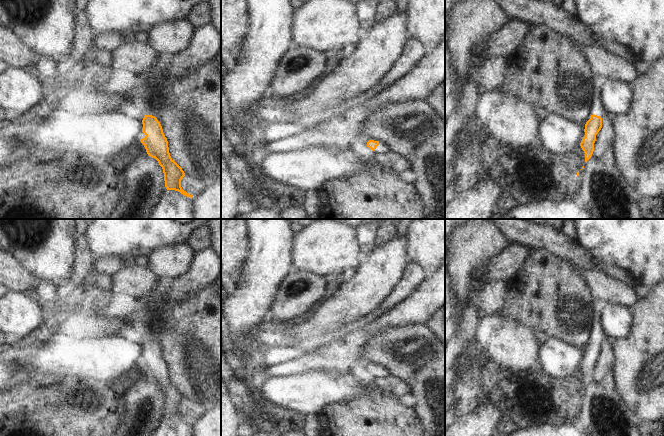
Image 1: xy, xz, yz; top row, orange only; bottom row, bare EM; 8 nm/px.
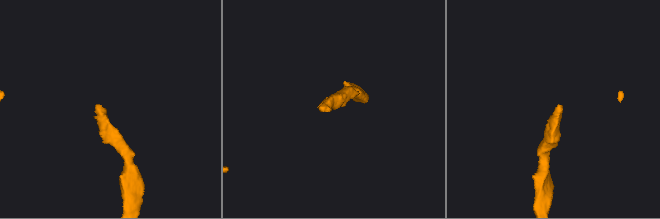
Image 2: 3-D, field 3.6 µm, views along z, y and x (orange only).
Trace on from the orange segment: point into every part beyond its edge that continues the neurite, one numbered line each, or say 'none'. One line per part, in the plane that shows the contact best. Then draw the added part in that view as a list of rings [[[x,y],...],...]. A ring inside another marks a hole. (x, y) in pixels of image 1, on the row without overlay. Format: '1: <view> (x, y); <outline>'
1: yz (596, 332); [[[595,312],[594,319],[591,324],[590,330],[590,337],[591,339],[602,340],[606,337],[606,334],[601,326],[601,312]]]

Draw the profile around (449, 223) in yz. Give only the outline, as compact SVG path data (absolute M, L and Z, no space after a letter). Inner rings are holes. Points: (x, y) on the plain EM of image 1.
M445 219L445 246L446 246L447 234L450 231L450 229L456 224L462 223L465 220L466 219Z

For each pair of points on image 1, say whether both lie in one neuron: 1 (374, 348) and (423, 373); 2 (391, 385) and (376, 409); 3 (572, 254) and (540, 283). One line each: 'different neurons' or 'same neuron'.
1: same neuron
2: different neurons
3: different neurons

